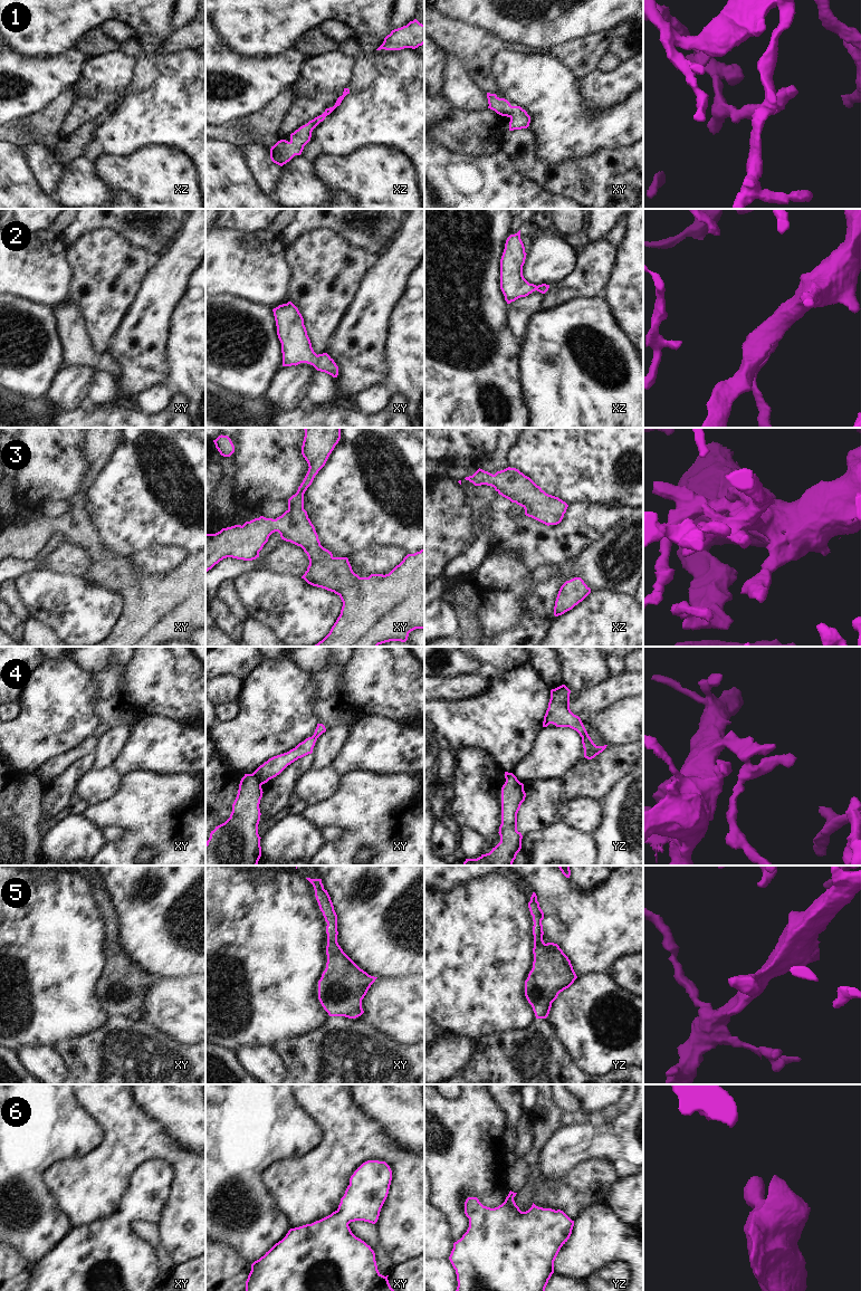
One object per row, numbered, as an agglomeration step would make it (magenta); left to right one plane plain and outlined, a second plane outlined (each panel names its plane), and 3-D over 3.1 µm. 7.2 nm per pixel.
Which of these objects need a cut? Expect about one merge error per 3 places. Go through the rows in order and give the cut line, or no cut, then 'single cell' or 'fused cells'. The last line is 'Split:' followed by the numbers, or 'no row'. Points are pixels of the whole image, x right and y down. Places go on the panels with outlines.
1: cut none; single cell
2: cut none; single cell
3: cut none; single cell
4: cut xy (251, 774), (261, 784); fused cells
5: cut none; single cell
6: cut none; single cell
Split: 4

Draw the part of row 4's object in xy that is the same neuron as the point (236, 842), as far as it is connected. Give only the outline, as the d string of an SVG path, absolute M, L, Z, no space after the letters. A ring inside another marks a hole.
M245 774L230 817L216 826L205 843L205 866L257 866L261 857L258 824L262 788L252 774Z

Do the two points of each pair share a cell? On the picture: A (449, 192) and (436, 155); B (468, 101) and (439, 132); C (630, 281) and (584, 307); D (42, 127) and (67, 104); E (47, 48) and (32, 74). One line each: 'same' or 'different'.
A: same
B: different
C: different
D: same
E: different

